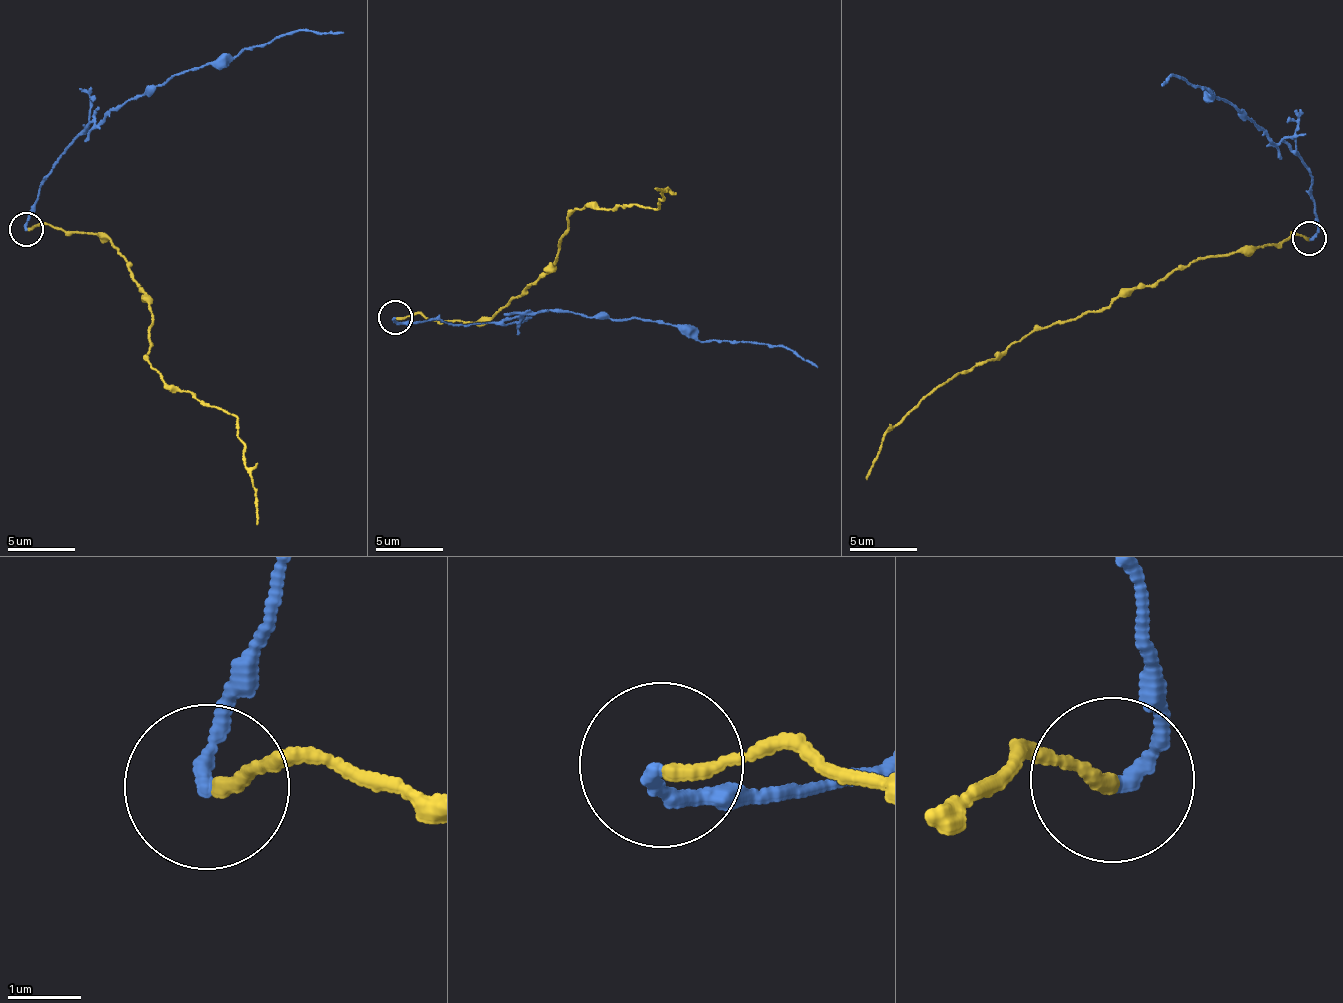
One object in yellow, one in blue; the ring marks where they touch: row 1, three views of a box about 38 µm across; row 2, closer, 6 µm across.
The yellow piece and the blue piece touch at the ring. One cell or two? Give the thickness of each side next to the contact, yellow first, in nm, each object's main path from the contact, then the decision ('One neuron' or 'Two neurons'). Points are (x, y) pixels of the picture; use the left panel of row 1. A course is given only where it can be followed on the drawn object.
Thickness 170 nm (yellow) against 180 nm. Course of yellow: (28, 228), (46, 223), (109, 238), (129, 260), (152, 320), (149, 362), (167, 385), (233, 414), (255, 526). Course of blue: (26, 228), (29, 207), (59, 155), (113, 109), (187, 70), (227, 64), (297, 30), (343, 33). Two neurons

